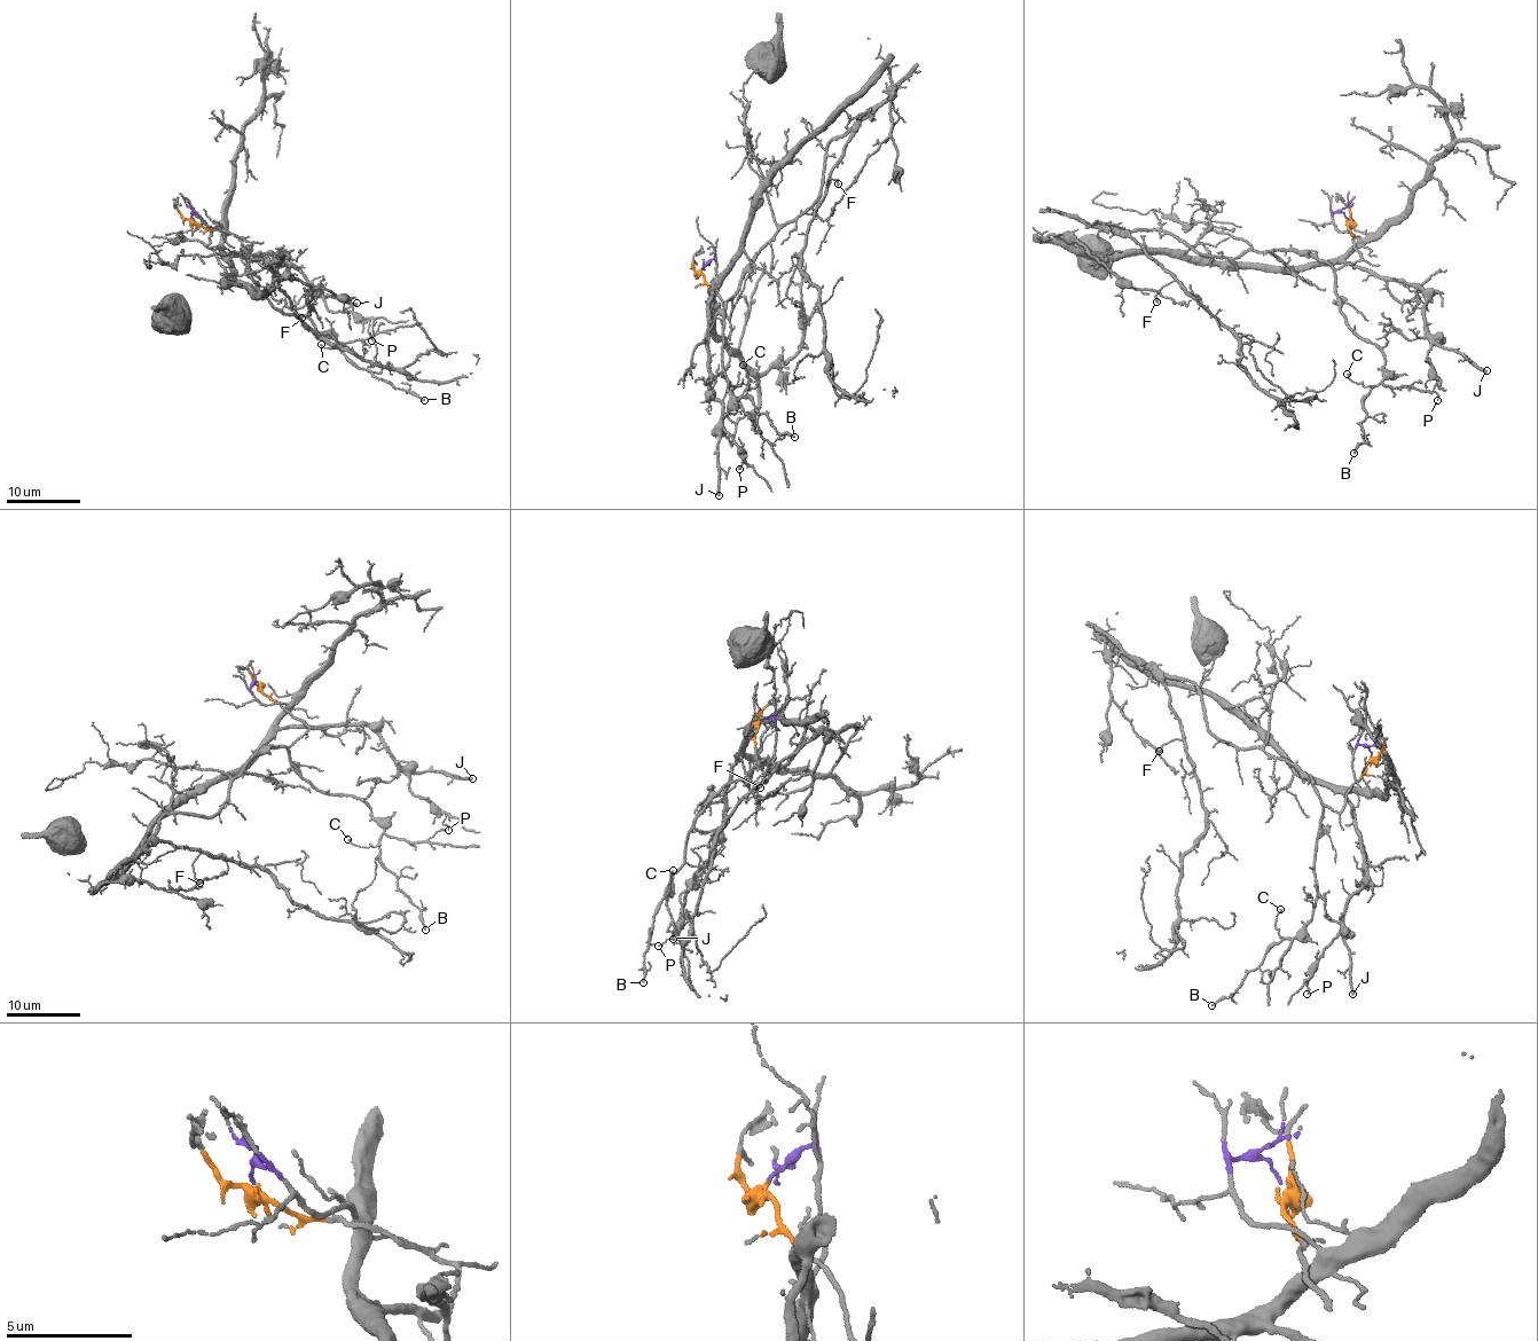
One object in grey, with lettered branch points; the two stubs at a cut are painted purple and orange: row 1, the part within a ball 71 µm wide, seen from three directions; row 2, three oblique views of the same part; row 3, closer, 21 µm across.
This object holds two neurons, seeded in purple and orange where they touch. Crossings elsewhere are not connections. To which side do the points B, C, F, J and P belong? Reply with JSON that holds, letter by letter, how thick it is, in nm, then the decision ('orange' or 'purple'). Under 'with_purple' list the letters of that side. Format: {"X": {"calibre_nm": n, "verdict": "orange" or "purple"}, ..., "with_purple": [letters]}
{"B": {"calibre_nm": 170, "verdict": "orange"}, "C": {"calibre_nm": 130, "verdict": "orange"}, "F": {"calibre_nm": 150, "verdict": "orange"}, "J": {"calibre_nm": 260, "verdict": "purple"}, "P": {"calibre_nm": 90, "verdict": "purple"}, "with_purple": ["J", "P"]}

